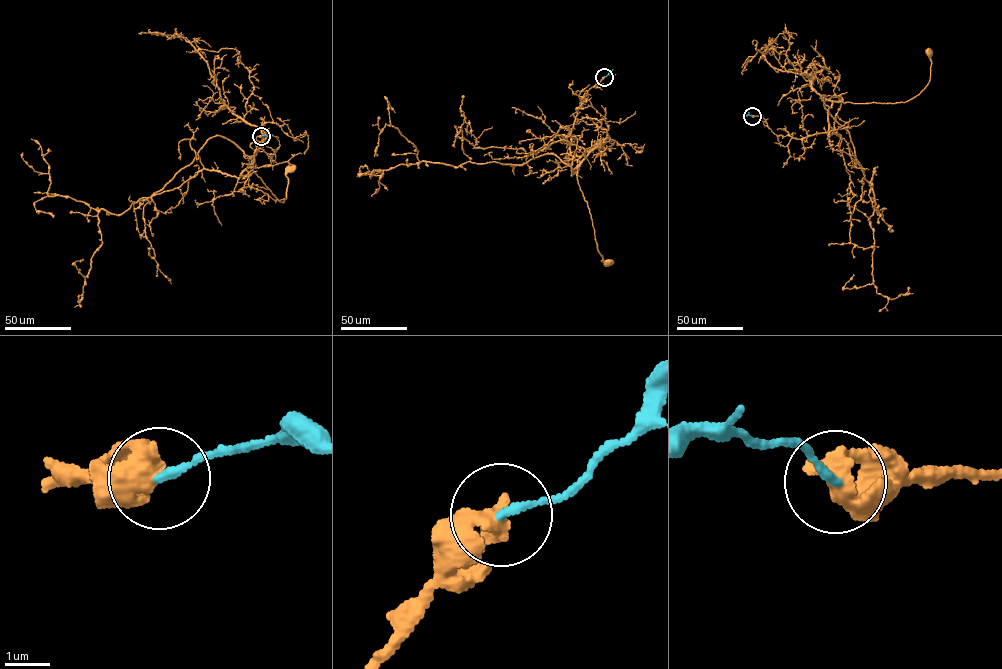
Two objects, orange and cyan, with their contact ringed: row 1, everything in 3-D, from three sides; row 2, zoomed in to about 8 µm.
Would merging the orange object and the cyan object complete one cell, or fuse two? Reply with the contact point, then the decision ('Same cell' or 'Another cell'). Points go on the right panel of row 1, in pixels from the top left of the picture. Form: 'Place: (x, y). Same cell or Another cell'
Place: (752, 116). Another cell

